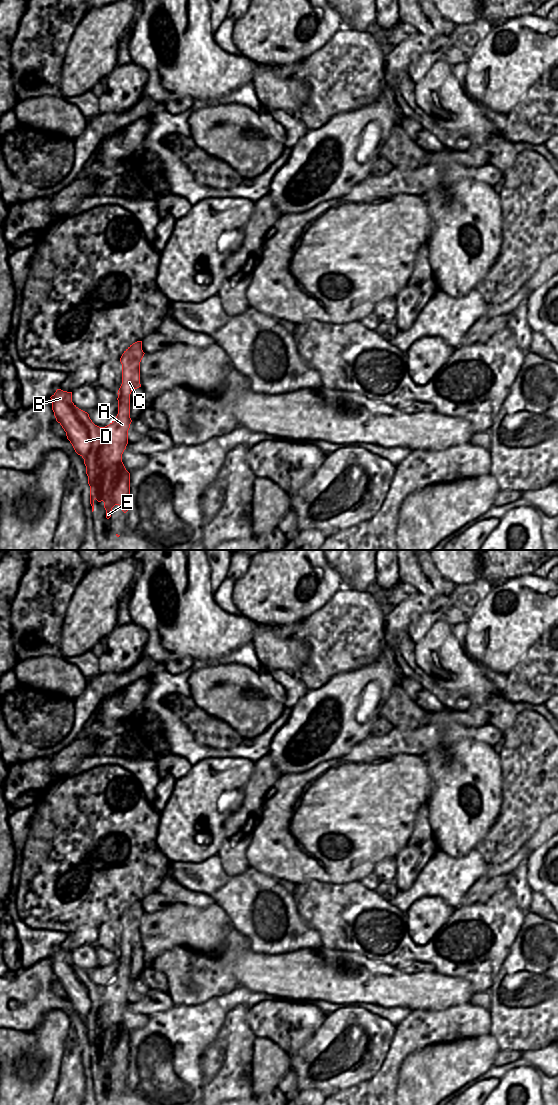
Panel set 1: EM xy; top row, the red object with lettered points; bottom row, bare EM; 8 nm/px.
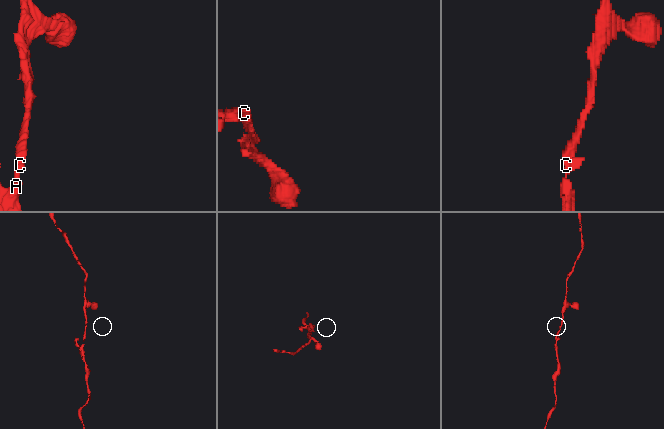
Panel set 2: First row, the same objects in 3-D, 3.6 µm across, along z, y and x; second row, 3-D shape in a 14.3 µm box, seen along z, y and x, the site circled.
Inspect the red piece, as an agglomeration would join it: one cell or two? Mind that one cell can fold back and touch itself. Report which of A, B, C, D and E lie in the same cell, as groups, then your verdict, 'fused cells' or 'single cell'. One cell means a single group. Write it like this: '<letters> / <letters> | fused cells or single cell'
A B C D E | single cell

